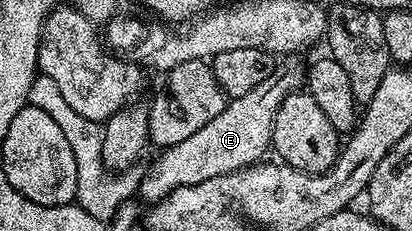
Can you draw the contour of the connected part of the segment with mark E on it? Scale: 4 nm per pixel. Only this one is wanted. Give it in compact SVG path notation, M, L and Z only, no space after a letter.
M277 69L271 77L267 77L267 81L263 81L263 85L255 85L251 93L243 93L243 97L238 99L229 99L219 117L207 121L203 129L191 133L191 137L179 141L179 145L166 147L158 154L161 156L153 172L140 180L140 198L155 204L180 187L199 185L203 181L211 181L211 177L223 177L232 171L242 171L245 167L262 162L268 156L265 154L271 151L275 113L281 102L298 87L299 83L291 72Z

